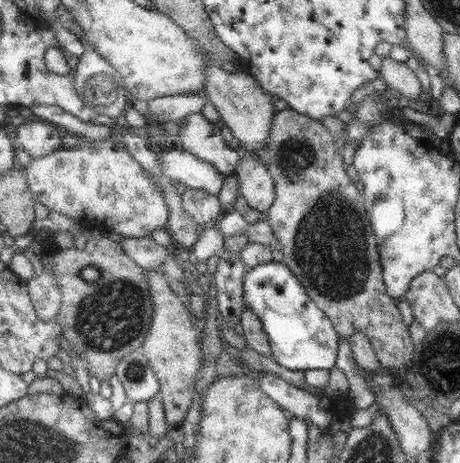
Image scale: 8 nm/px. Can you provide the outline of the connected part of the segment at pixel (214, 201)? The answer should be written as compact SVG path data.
M188 188L182 195L184 208L188 214L192 214L192 220L196 224L212 225L222 214L222 206L218 196L205 190Z

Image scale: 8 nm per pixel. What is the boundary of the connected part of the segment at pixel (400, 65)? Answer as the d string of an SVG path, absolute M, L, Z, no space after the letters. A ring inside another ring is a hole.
M389 56L383 57L379 73L390 90L398 91L401 96L408 100L414 100L414 102L420 100L423 93L422 85L420 85L416 73L406 63L393 60Z

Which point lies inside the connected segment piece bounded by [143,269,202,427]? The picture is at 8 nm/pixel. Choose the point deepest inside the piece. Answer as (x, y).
(172, 346)

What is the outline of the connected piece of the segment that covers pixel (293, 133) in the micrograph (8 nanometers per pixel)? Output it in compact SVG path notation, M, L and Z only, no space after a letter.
M290 108L278 111L266 150L252 153L267 167L274 180L275 199L268 210L268 222L272 225L276 239L284 246L282 264L292 270L308 296L326 313L338 338L346 337L350 340L352 333L360 330L370 339L370 345L380 359L381 371L403 368L412 362L415 345L396 300L386 292L370 217L364 208L362 195L348 177L342 157L343 149L320 121Z

